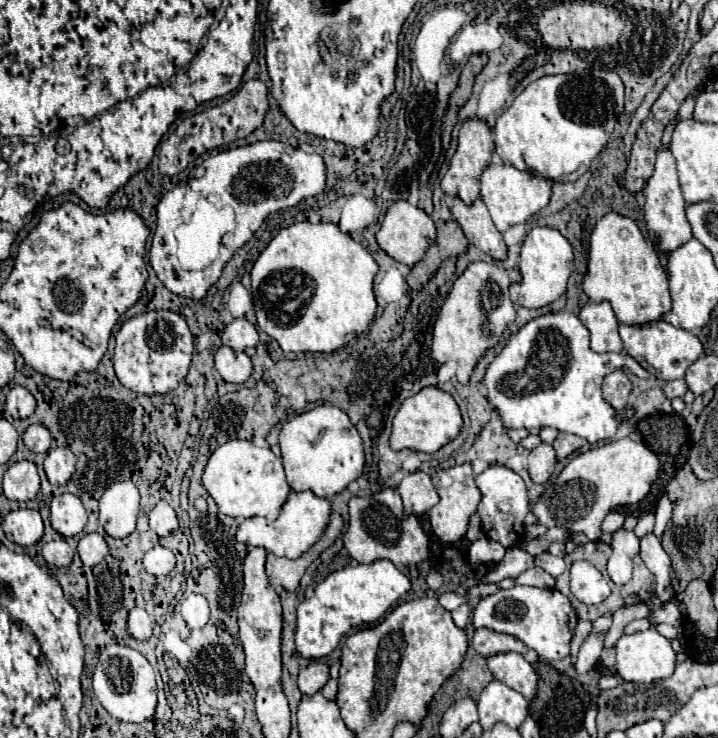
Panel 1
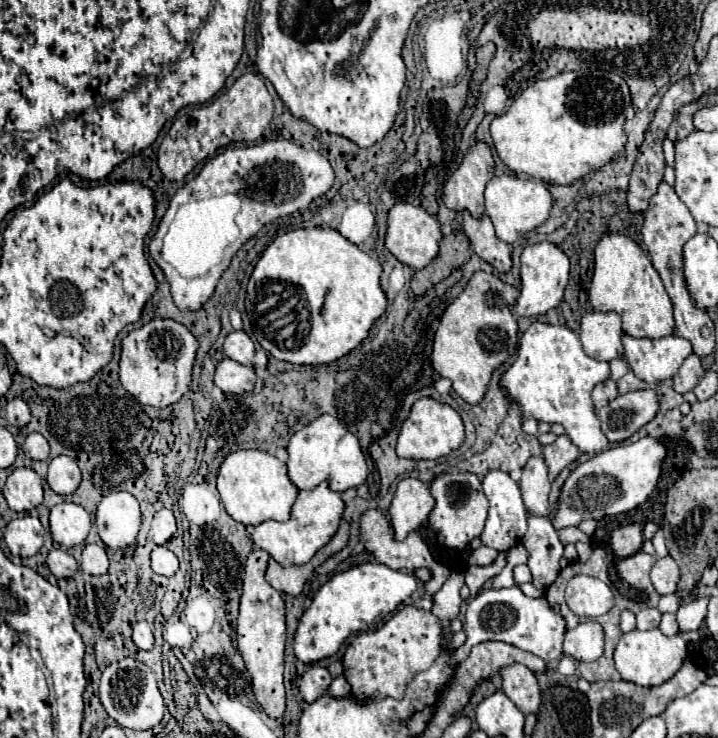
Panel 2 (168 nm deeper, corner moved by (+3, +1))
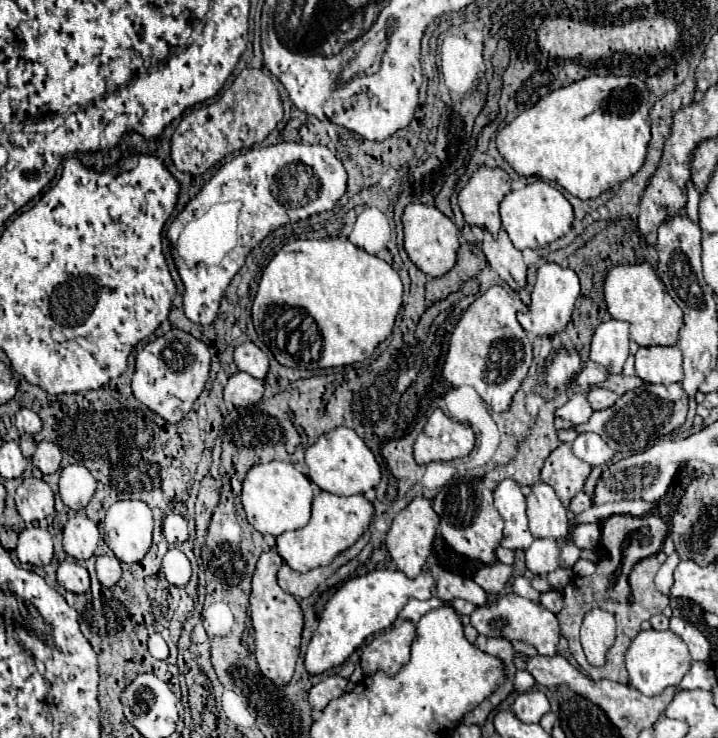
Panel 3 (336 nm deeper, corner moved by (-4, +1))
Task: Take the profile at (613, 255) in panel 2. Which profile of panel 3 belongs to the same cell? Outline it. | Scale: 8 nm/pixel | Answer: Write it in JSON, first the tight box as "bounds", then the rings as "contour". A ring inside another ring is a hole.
{"bounds":[604,263,684,347],"contour":[[[648,263],[640,265],[618,265],[610,269],[604,283],[604,297],[608,311],[614,319],[630,323],[630,339],[640,347],[652,345],[676,345],[678,331],[684,325],[682,309],[668,295],[662,279],[658,279],[656,271]]]}

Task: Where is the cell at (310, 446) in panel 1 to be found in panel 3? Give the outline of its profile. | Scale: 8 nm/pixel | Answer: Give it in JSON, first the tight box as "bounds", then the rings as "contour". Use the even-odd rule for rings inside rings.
{"bounds":[306,427,380,495],"contour":[[[338,427],[324,433],[312,447],[306,449],[306,465],[310,479],[324,491],[334,495],[358,495],[380,483],[380,465],[366,443],[348,427]]]}

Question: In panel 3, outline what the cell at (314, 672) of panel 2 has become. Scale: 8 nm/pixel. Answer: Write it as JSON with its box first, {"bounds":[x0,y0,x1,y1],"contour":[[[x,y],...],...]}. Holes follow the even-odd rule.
{"bounds":[310,677,346,711],"contour":[[[324,677],[310,689],[310,707],[322,711],[332,699],[340,697],[346,691],[346,679]]]}

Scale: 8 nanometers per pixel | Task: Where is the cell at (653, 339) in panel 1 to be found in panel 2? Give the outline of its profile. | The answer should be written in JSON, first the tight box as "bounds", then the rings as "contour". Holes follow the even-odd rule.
{"bounds":[623,333,693,385],"contour":[[[625,333],[623,347],[629,367],[649,385],[671,379],[693,351],[691,343],[675,333],[661,339],[635,339]]]}

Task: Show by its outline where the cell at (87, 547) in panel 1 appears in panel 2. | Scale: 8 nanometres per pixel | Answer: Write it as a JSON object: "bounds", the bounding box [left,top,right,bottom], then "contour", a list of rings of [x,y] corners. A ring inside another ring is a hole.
{"bounds":[81,543,109,575],"contour":[[[87,543],[81,553],[81,569],[89,575],[103,575],[107,573],[107,567],[109,567],[109,561],[107,561],[105,549],[101,545]]]}

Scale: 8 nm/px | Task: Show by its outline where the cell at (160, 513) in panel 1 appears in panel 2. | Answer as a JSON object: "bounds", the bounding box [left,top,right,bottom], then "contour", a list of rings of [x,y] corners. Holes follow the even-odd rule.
{"bounds":[151,509,177,545],"contour":[[[161,509],[155,513],[153,521],[151,521],[151,537],[157,545],[167,543],[173,535],[175,535],[177,527],[175,527],[175,517],[171,509]]]}

